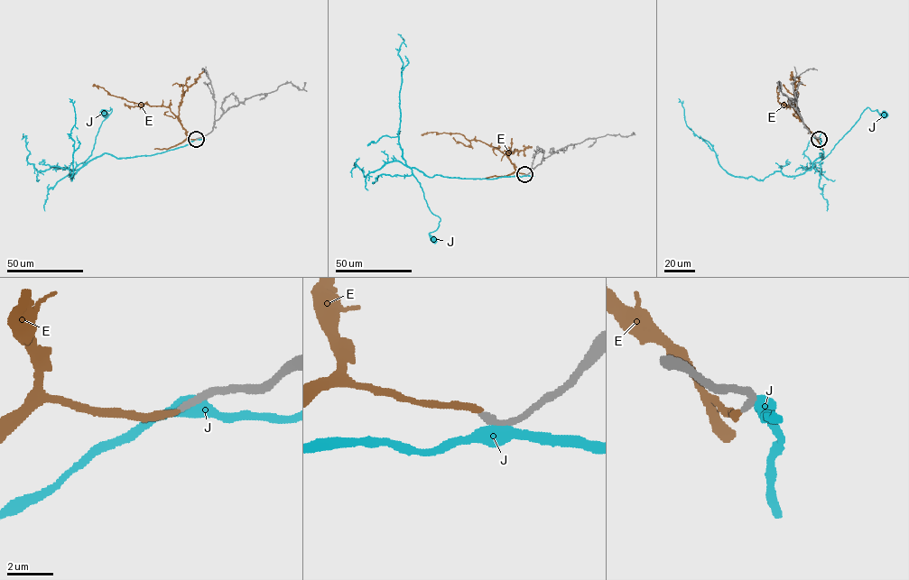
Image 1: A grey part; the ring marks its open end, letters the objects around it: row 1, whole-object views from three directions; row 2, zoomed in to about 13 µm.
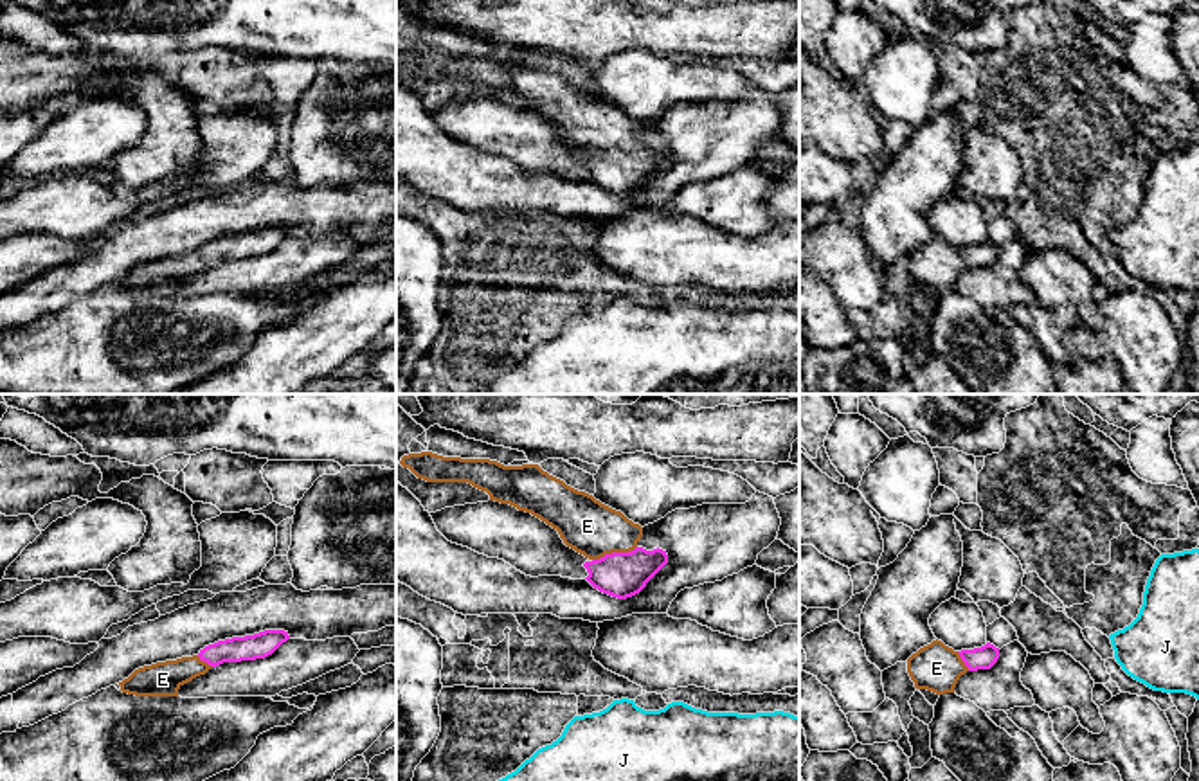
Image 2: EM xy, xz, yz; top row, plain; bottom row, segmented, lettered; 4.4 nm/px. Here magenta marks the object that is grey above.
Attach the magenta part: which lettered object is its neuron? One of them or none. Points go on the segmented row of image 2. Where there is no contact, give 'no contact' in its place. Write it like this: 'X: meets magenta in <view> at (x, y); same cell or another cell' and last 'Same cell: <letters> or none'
E: meets magenta in xz at (614, 553); same cell
J: no contact; another cell
Same cell: E

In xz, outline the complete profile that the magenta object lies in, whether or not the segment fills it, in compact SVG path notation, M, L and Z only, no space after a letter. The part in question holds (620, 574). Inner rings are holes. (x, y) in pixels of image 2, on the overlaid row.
M432 452L403 455L400 464L409 468L418 479L427 482L468 482L486 491L490 500L509 504L518 511L531 513L558 531L563 543L583 554L585 578L594 588L618 599L639 594L646 583L668 563L663 549L646 551L637 545L643 527L628 520L592 495L567 486L563 480L549 475L538 464L504 466L490 459L443 457Z

